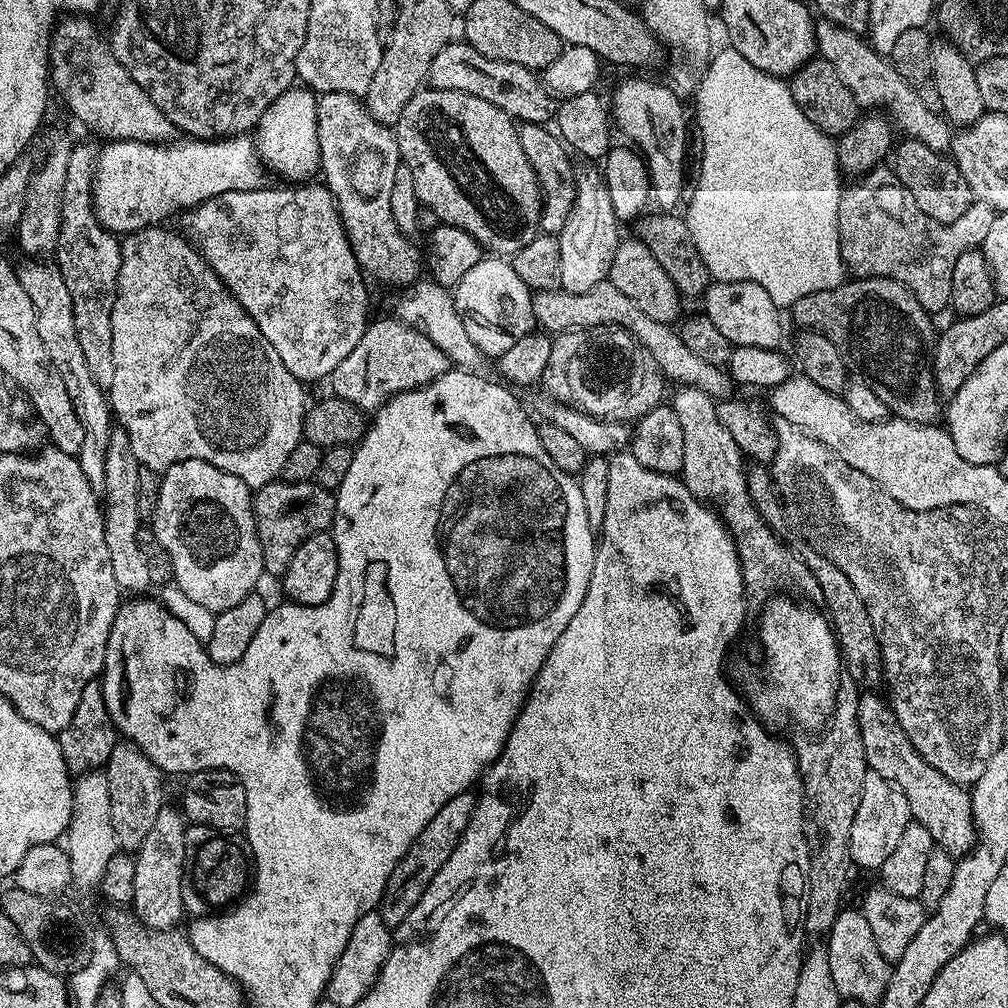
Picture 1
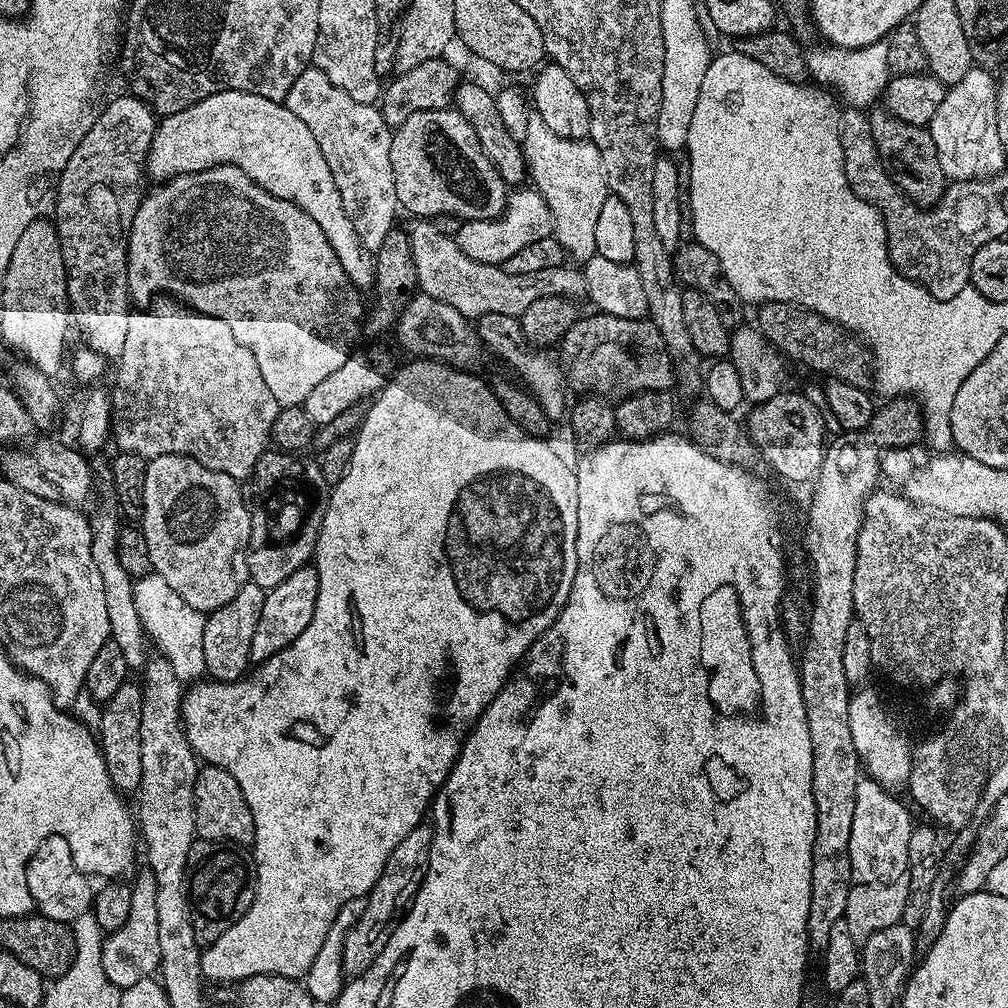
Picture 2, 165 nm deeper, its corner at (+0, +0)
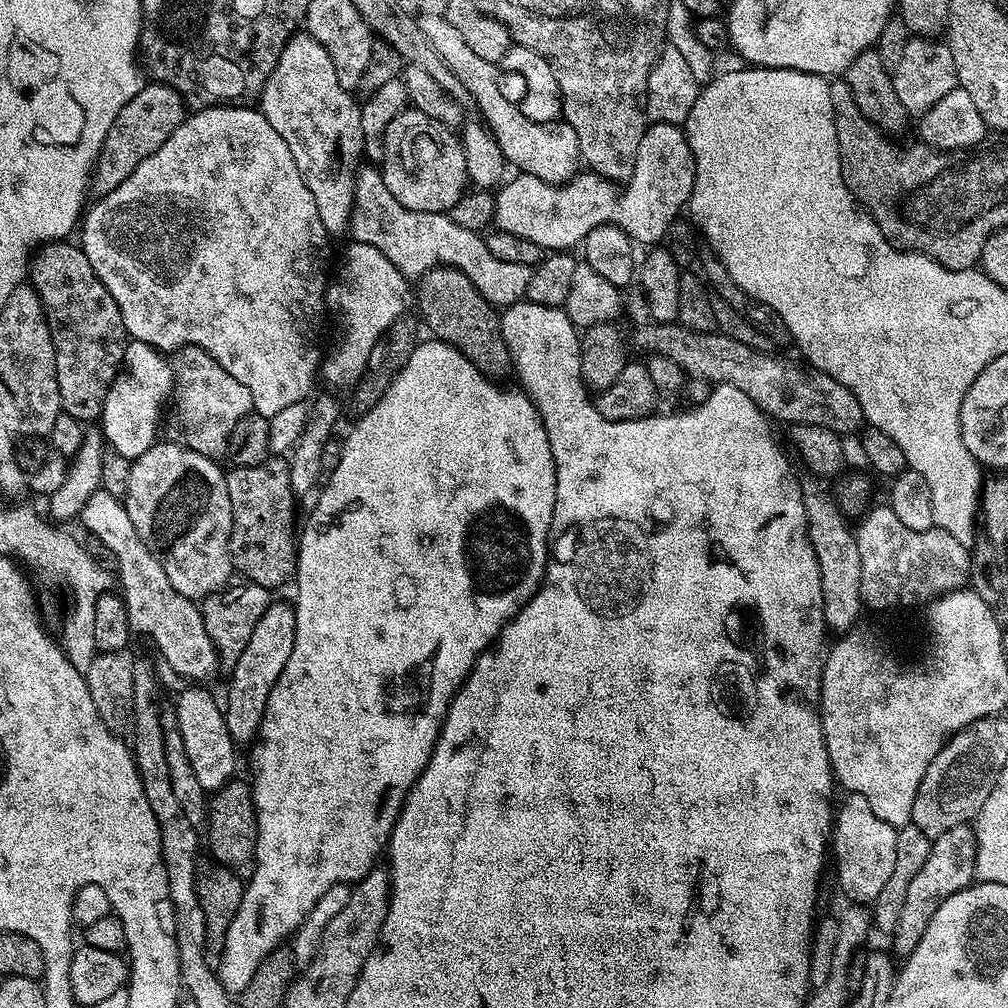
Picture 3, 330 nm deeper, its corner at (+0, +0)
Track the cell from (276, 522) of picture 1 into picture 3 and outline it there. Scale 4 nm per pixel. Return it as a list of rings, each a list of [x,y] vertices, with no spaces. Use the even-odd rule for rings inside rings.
[[[269,458],[254,466],[233,467],[226,475],[226,490],[230,494],[232,507],[232,529],[228,553],[232,556],[232,567],[240,572],[245,581],[269,590],[277,590],[291,581],[296,574],[296,549],[298,547],[298,520],[296,524],[296,504],[298,498],[292,493],[289,461],[284,458]]]

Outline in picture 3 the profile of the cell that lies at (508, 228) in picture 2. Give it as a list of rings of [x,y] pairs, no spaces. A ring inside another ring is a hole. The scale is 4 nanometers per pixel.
[[[664,122],[651,123],[645,129],[645,132],[642,136],[642,141],[638,144],[638,150],[640,151],[640,154],[637,158],[635,158],[634,173],[631,174],[631,178],[623,185],[624,190],[620,190],[619,188],[621,187],[615,181],[604,179],[591,170],[584,170],[580,173],[577,173],[568,181],[568,183],[562,185],[554,185],[542,182],[542,180],[537,176],[530,175],[528,173],[519,173],[517,178],[502,186],[495,195],[496,202],[494,222],[497,226],[497,229],[501,232],[515,234],[522,238],[530,238],[530,240],[537,243],[540,248],[550,252],[570,250],[574,248],[574,245],[577,247],[584,240],[586,234],[588,234],[590,230],[594,230],[598,226],[604,224],[618,226],[625,233],[627,233],[627,235],[631,237],[633,241],[636,241],[637,243],[642,242],[644,243],[644,246],[654,246],[658,243],[661,243],[667,237],[667,234],[671,231],[672,225],[679,217],[680,213],[678,212],[681,210],[682,206],[684,205],[685,207],[691,201],[694,174],[696,173],[696,168],[693,166],[693,154],[689,148],[687,133],[679,125]]]

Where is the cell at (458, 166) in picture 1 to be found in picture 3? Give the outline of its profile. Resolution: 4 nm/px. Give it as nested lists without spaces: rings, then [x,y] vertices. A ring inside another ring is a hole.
[[[408,106],[403,112],[399,112],[392,119],[390,126],[386,126],[384,135],[384,154],[382,157],[382,175],[384,184],[402,202],[404,208],[418,210],[419,212],[447,213],[458,198],[462,198],[469,187],[466,154],[461,144],[461,137],[453,129],[448,128],[442,122],[422,114],[416,108]]]

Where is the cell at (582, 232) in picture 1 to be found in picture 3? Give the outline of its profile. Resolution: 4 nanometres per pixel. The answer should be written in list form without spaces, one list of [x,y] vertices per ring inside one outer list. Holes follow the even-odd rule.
[[[442,14],[421,15],[418,27],[424,41],[436,51],[438,58],[442,58],[458,82],[470,90],[472,104],[480,107],[480,112],[488,123],[487,131],[496,140],[509,165],[518,168],[521,173],[537,176],[542,182],[554,185],[566,184],[577,174],[582,157],[578,134],[574,134],[571,126],[563,122],[539,124],[526,118],[526,114],[522,114],[522,110],[513,101],[511,104],[507,94],[500,89],[500,84],[496,81],[497,65],[486,62],[486,58],[478,58],[478,54],[466,46],[466,38],[462,38],[462,34],[458,34],[455,26],[450,26]]]

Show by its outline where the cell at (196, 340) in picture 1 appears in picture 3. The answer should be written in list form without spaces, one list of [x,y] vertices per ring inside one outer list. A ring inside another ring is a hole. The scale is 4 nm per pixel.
[[[200,348],[179,349],[170,365],[175,376],[174,395],[170,401],[172,432],[176,435],[173,437],[191,452],[223,457],[228,451],[228,439],[234,426],[253,411],[250,390]]]

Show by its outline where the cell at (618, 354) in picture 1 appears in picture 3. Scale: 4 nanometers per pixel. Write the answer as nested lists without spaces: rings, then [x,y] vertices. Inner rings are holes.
[[[679,322],[647,323],[636,332],[636,344],[644,354],[674,358],[676,365],[689,377],[706,380],[713,385],[729,384],[742,390],[742,394],[753,400],[773,421],[785,420],[788,426],[826,426],[826,430],[841,434],[859,433],[865,427],[858,398],[854,398],[852,391],[842,386],[842,382],[830,378],[825,372],[818,372],[811,366],[799,368],[788,360],[779,360],[776,354],[759,352],[719,331],[695,332]]]

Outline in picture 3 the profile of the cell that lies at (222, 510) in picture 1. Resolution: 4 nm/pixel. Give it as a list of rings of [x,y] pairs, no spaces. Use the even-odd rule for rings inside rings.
[[[179,442],[171,443],[152,444],[146,454],[132,461],[130,490],[126,490],[122,499],[130,514],[130,522],[134,522],[134,530],[138,530],[144,545],[160,559],[166,578],[170,578],[170,586],[186,599],[200,602],[205,596],[225,587],[234,576],[232,556],[228,553],[232,507],[226,490],[226,472],[216,465],[219,463],[213,457],[191,452]]]

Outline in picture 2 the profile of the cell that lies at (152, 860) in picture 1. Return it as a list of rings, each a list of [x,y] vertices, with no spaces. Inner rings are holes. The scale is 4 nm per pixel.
[[[144,870],[137,880],[131,881],[130,918],[126,918],[126,926],[122,930],[107,933],[101,946],[102,970],[110,982],[123,990],[134,986],[134,982],[142,982],[157,975],[160,958],[158,944],[158,909],[155,876]]]

